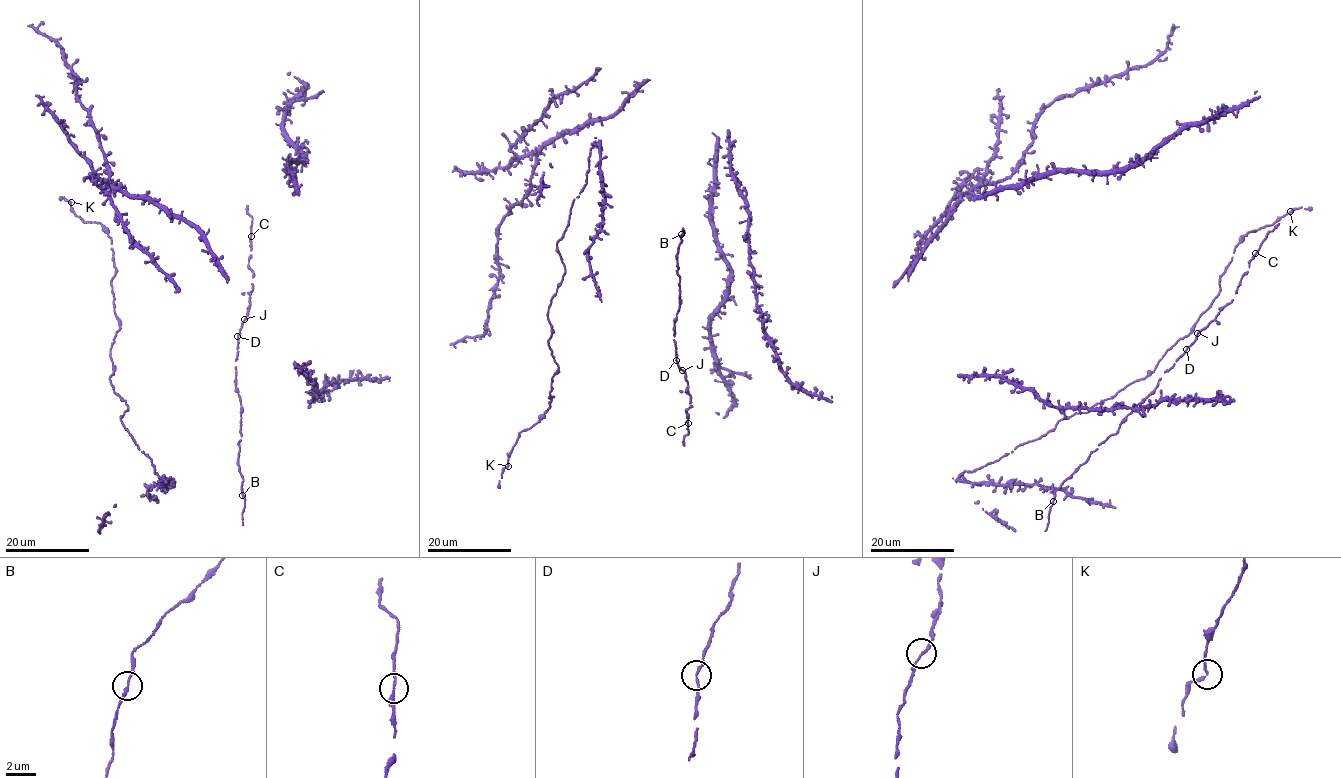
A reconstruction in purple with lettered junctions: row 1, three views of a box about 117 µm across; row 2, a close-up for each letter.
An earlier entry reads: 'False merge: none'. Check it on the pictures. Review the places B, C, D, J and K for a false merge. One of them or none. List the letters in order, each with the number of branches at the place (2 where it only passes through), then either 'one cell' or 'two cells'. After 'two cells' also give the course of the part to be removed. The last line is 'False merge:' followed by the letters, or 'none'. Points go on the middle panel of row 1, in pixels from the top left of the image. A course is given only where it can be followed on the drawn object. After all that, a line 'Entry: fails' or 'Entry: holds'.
B: 2 branches meet; one cell
C: 2 branches meet; one cell
D: 2 branches meet; one cell
J: 2 branches meet; one cell
K: 2 branches meet; one cell
False merge: none
Entry: holds

